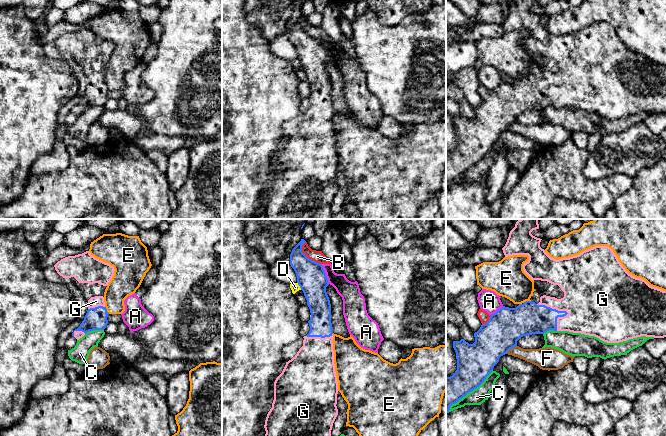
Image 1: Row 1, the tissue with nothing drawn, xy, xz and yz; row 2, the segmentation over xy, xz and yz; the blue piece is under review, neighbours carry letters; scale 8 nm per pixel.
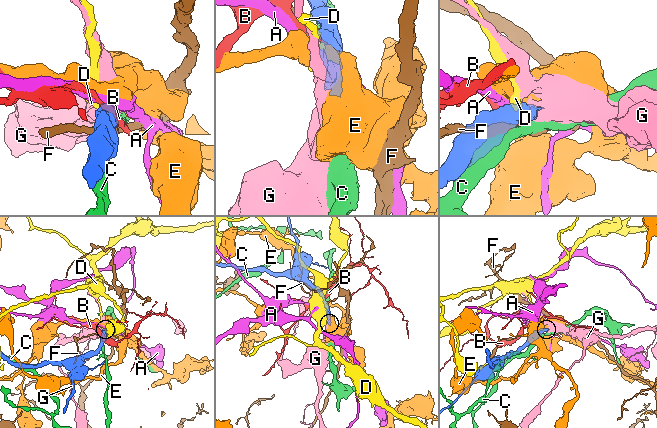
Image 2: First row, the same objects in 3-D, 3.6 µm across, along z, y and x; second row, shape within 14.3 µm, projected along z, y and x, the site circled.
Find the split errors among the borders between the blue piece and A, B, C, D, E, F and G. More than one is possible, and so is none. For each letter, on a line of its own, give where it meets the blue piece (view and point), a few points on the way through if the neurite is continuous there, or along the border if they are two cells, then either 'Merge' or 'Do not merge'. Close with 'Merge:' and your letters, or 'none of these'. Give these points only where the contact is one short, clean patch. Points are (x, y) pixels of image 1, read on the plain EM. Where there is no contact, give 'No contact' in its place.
A: Touches blue at xz (325, 50). Boundary: xz (321, 40), (329, 59). Do not merge
B: Touches blue at xz (306, 32). Do not merge
C: Touches blue at yz (469, 167). Do not merge
D: Touches blue at xz (299, 61). Boundary: xz (297, 58), (301, 65). Do not merge
E: Touches blue at yz (526, 77). Do not merge
F: Touches blue at yz (510, 124). Do not merge
G: Touches blue at yz (563, 87). Merge
Merge: G

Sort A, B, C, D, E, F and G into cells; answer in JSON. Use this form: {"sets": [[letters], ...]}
{"sets": [["A"], ["B"], ["C"], ["D"], ["E"], ["F"], ["G"]]}

